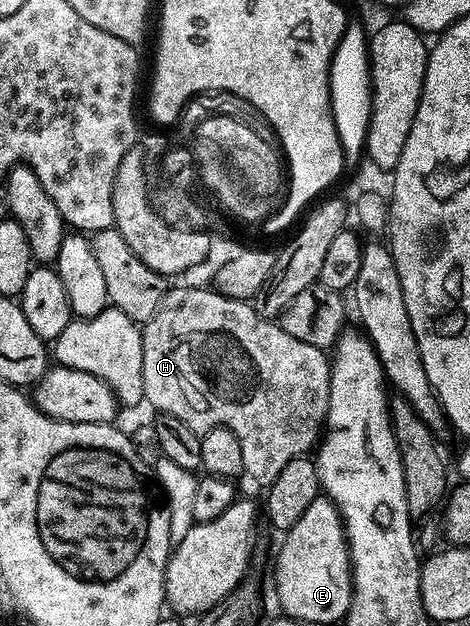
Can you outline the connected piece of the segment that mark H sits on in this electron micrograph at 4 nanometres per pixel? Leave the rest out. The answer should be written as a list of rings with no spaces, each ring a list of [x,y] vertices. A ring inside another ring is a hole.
[[[170,287],[165,293],[165,301],[161,304],[161,309],[157,311],[150,320],[144,321],[141,328],[143,338],[143,390],[145,400],[153,403],[157,407],[158,413],[167,412],[175,414],[191,430],[198,434],[210,432],[213,428],[230,428],[239,438],[239,446],[243,449],[244,475],[250,476],[257,484],[268,486],[275,482],[279,476],[279,470],[291,462],[291,458],[297,458],[314,451],[315,445],[320,441],[325,427],[325,415],[329,409],[329,365],[330,357],[324,351],[311,342],[303,342],[299,338],[291,338],[287,330],[283,330],[280,323],[272,319],[266,319],[256,311],[254,305],[246,300],[235,300],[224,296],[221,292],[208,288],[173,288]]]

